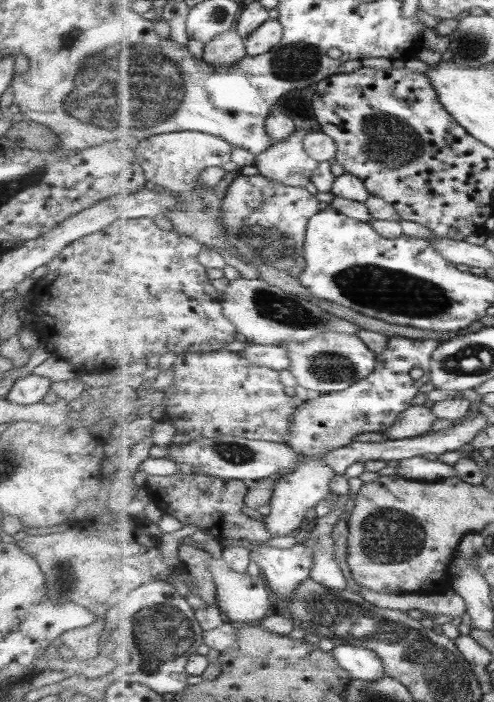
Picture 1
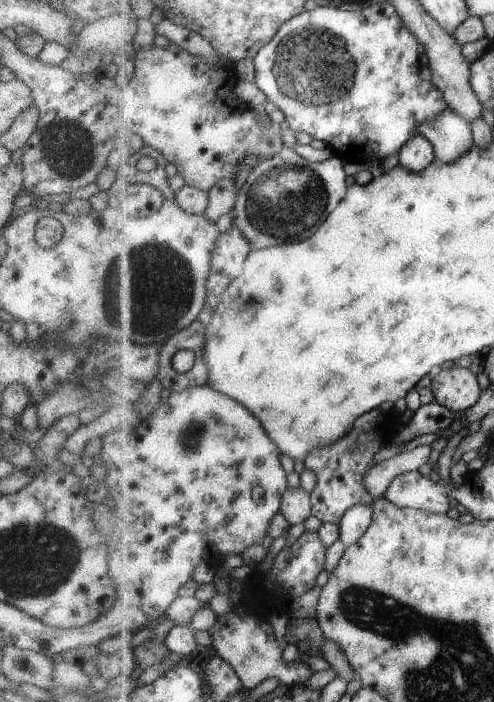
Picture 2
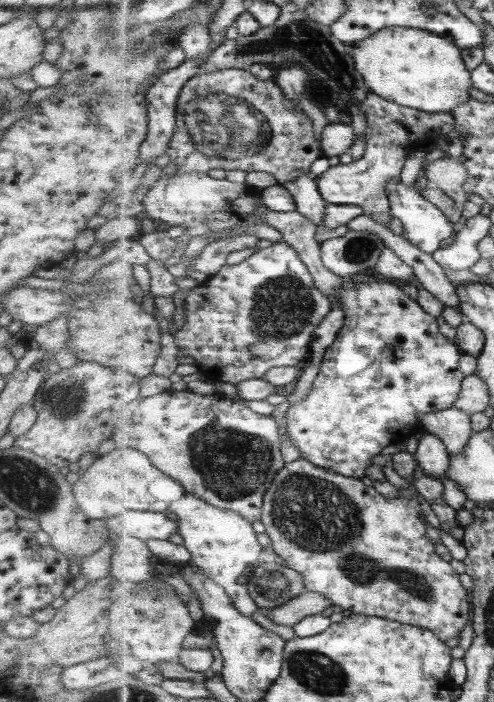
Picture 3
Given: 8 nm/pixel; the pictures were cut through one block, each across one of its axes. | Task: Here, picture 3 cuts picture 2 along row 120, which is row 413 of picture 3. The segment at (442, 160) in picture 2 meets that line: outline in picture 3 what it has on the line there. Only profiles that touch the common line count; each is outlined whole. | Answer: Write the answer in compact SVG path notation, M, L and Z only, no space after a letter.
M455 405L424 414L421 423L426 432L438 436L446 444L451 455L461 452L474 433L472 416Z

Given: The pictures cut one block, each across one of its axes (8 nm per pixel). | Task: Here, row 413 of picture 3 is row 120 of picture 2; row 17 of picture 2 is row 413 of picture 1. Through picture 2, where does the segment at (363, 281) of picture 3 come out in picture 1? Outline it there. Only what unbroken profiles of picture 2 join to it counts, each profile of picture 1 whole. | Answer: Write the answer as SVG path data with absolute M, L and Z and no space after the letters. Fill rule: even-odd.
M393 336L389 337L387 347L377 354L377 366L375 370L355 382L351 389L343 390L339 393L323 393L323 394L310 394L309 398L303 403L297 404L297 410L295 410L295 416L291 420L291 440L289 445L301 455L301 464L293 471L287 471L281 473L280 478L275 481L273 493L270 499L271 512L265 517L264 523L267 524L267 530L274 536L287 536L291 534L293 530L297 530L303 522L305 522L305 514L316 508L316 506L324 500L327 496L330 496L331 490L329 490L329 484L331 480L337 476L337 472L321 462L321 457L327 453L327 451L335 450L343 446L347 446L353 443L353 438L359 434L365 432L383 432L395 425L397 417L405 410L409 409L411 405L420 402L421 397L419 390L423 384L427 384L431 380L431 357L433 353L439 348L441 341L435 340L435 338L427 338L427 340L419 340L407 337ZM413 368L421 368L423 372L420 379L415 380L409 372Z

